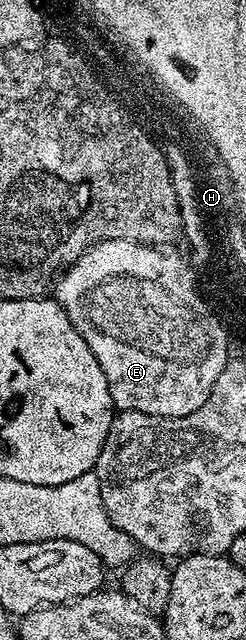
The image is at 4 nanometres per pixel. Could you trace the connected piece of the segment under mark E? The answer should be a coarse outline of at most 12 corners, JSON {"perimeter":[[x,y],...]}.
{"perimeter":[[104,240],[54,284],[120,412],[194,414],[229,358],[176,250]]}

